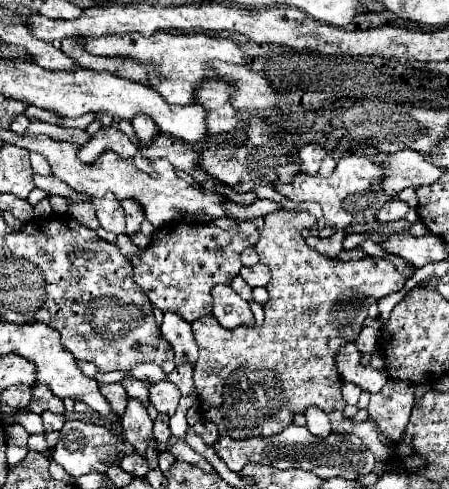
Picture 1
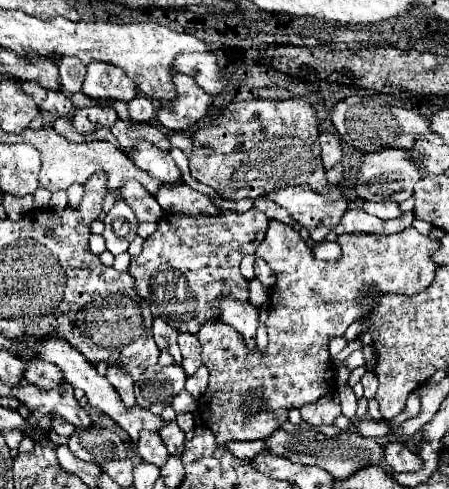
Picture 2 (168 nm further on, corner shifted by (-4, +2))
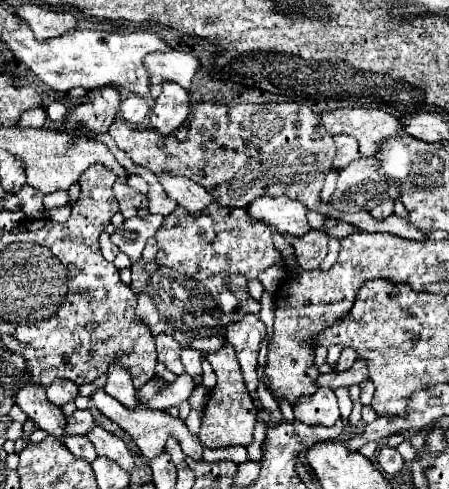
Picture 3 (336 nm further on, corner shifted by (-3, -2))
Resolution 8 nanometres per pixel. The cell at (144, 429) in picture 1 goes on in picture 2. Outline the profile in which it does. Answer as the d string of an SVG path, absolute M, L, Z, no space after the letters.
M141 432L137 448L139 448L139 454L145 462L151 462L159 468L167 462L169 452L167 452L167 446L163 444L163 440L157 432Z

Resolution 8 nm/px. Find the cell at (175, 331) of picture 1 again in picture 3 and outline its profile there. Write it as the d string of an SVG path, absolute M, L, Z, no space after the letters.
M184 348L182 350L182 364L186 368L186 372L194 378L196 384L202 382L202 368L200 368L200 360L202 360L202 354L198 350L192 350L192 348Z

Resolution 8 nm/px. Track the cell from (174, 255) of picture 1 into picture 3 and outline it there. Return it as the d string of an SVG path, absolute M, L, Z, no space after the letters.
M212 202L208 212L200 218L194 218L184 208L178 208L164 220L160 230L156 232L156 240L160 248L156 260L140 260L130 268L130 286L138 298L136 316L144 324L148 324L152 336L168 334L182 348L194 348L202 354L216 352L218 348L222 348L222 344L226 344L226 334L222 332L226 330L226 326L230 326L236 320L242 320L250 312L256 312L258 316L260 302L250 298L248 282L268 266L274 266L282 260L280 252L274 248L272 230L266 224L250 220L246 208L226 208L216 202Z

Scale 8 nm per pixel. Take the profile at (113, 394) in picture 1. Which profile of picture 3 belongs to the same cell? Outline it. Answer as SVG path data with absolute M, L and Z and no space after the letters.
M110 364L106 376L108 376L108 382L106 382L104 390L112 398L116 398L118 402L122 402L126 408L138 406L136 388L132 386L132 378L130 378L130 372L126 368L122 368L120 364Z

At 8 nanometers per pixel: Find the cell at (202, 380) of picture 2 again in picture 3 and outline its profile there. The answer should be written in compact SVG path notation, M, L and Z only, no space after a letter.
M202 360L202 370L204 370L204 374L202 374L202 386L212 388L216 384L216 374L214 374L214 370L212 370L212 366L210 366L208 360Z

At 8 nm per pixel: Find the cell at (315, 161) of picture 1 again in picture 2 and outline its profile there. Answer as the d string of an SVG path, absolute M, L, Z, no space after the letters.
M319 134L319 144L321 144L321 160L325 170L329 170L333 164L341 160L341 144L333 134Z

